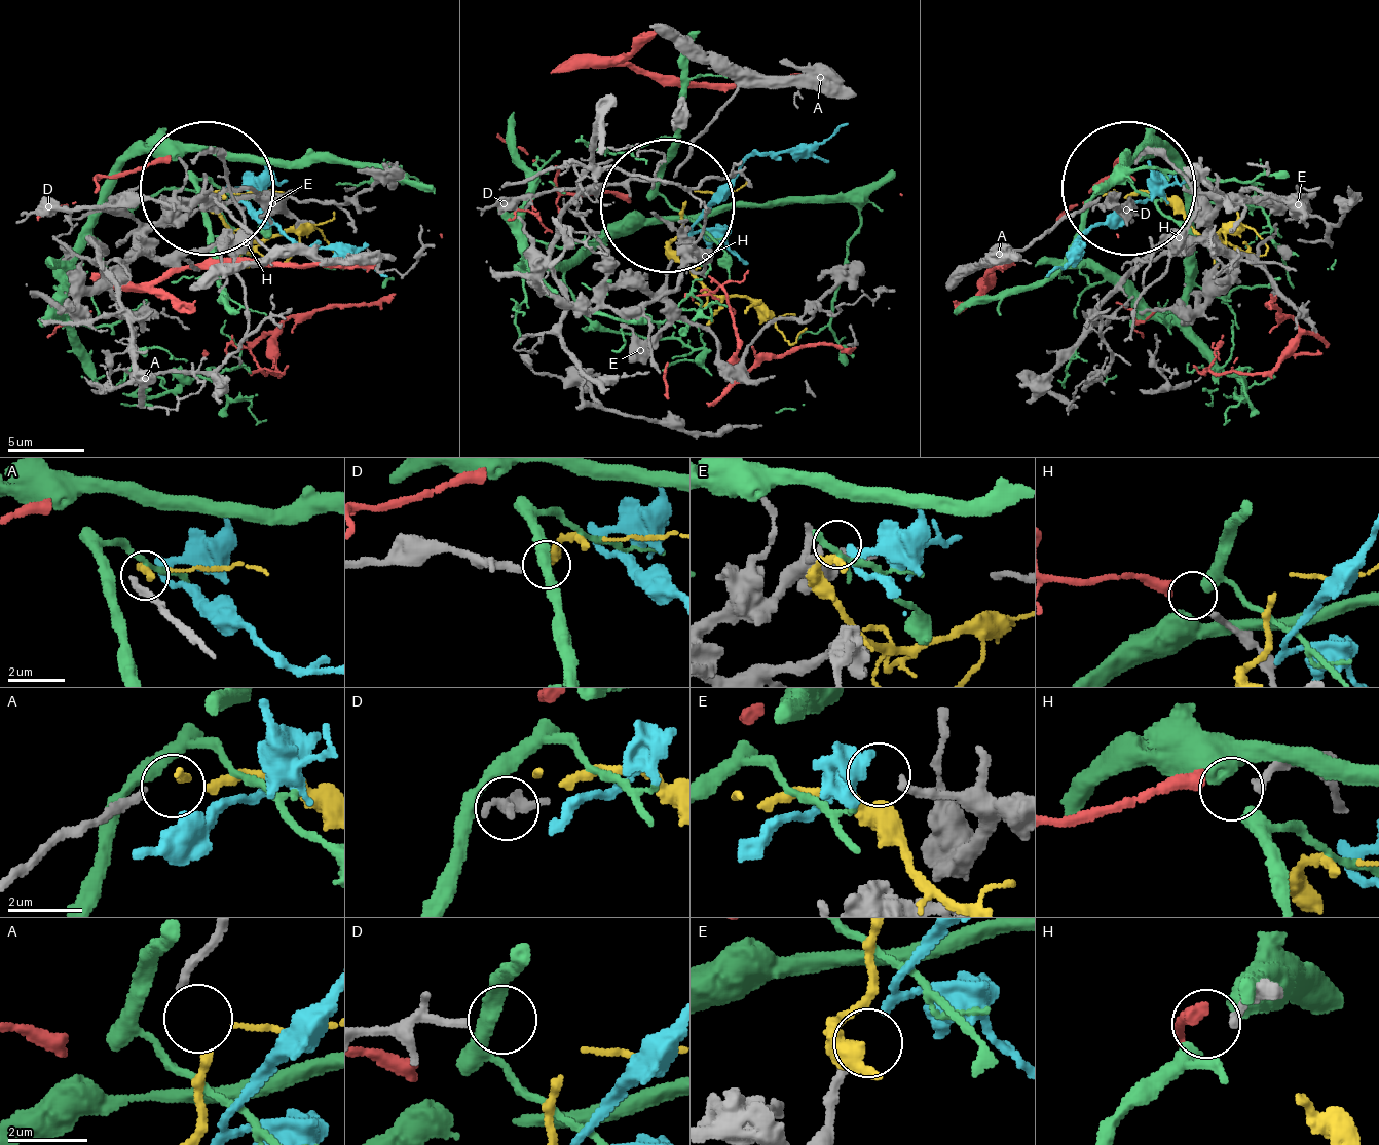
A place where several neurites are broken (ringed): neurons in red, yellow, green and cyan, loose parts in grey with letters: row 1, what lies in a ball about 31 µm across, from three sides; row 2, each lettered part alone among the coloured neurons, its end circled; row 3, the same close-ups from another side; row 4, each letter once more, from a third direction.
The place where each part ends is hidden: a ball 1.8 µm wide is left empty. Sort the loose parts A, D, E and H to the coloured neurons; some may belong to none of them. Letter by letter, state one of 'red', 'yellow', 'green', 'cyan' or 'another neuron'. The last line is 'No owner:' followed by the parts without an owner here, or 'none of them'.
A: yellow
D: another neuron
E: cyan
H: red
No owner: D

